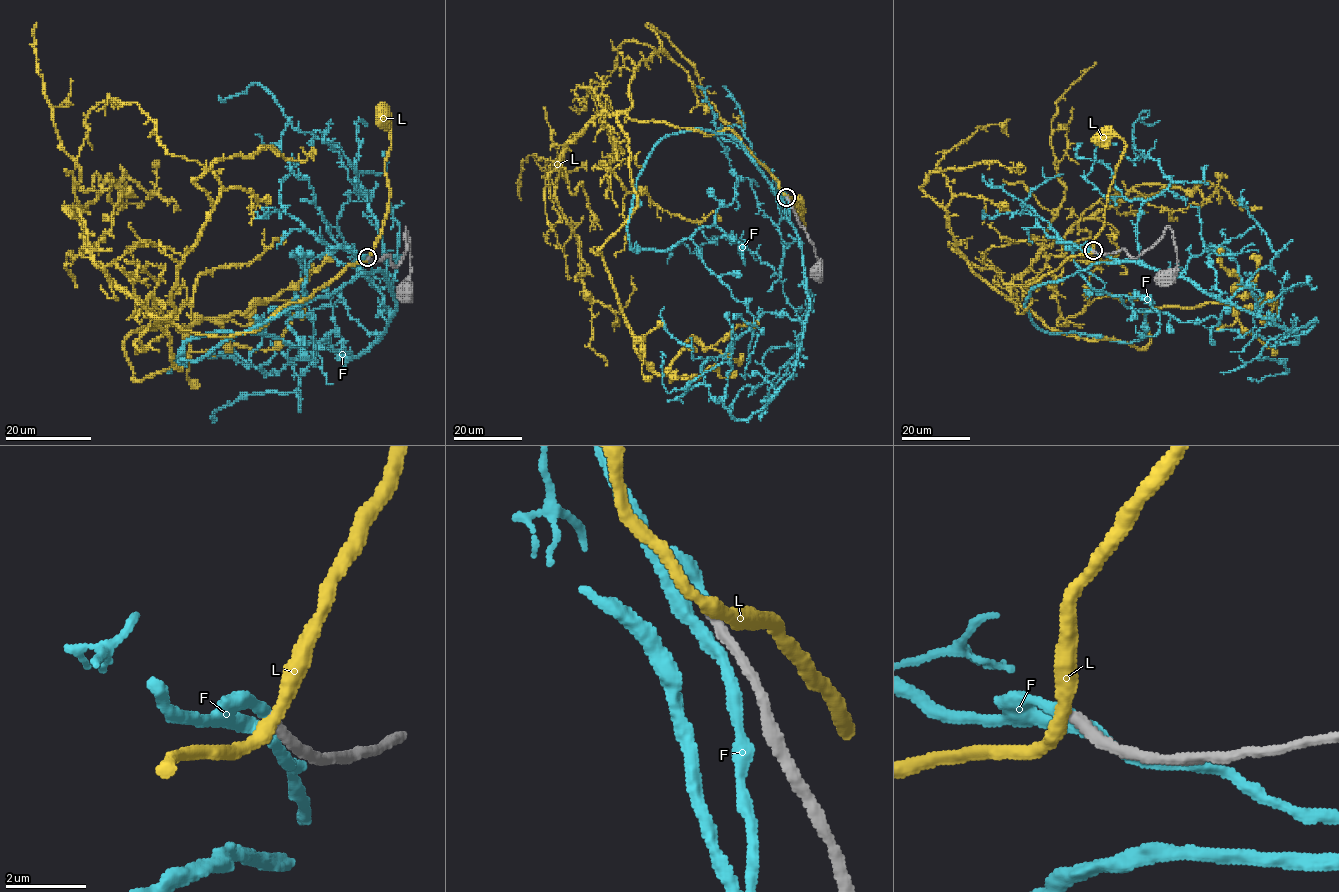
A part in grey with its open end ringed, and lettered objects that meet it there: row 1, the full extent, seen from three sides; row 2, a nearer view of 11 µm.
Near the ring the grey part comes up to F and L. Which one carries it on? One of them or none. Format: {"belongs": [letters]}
{"belongs": ["F"]}

